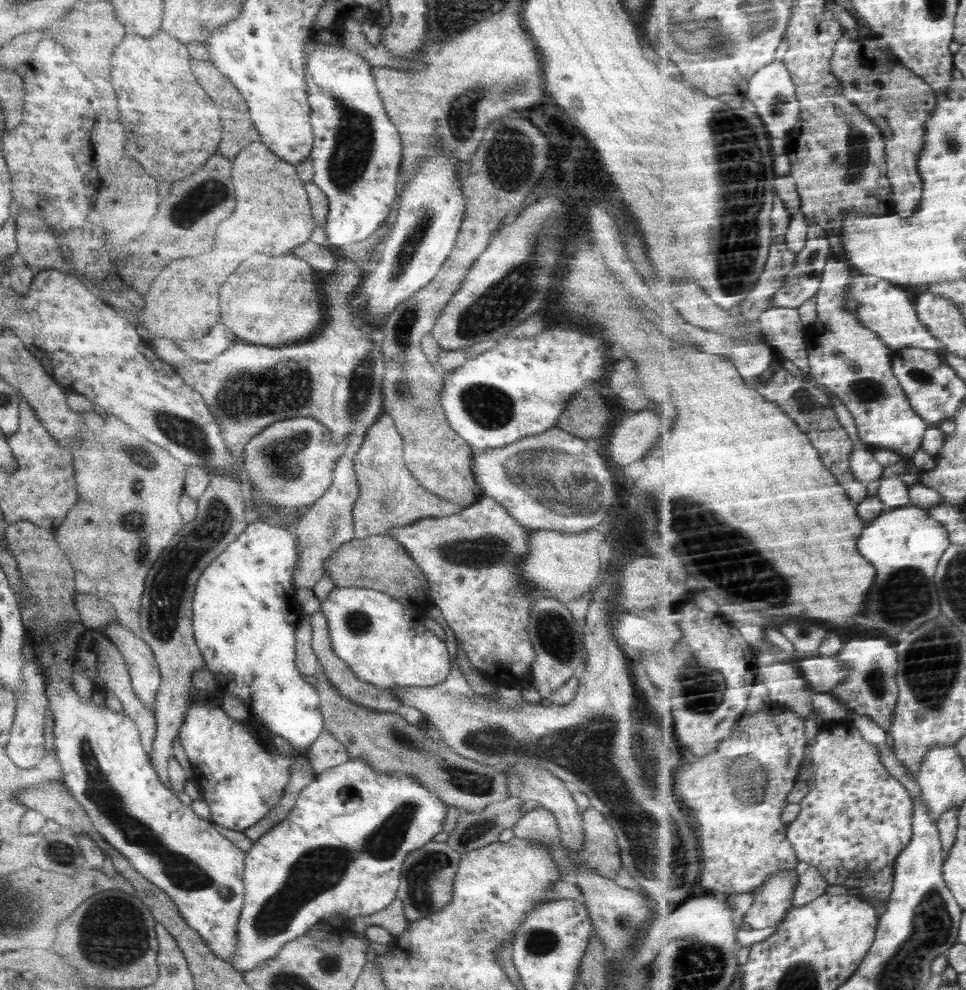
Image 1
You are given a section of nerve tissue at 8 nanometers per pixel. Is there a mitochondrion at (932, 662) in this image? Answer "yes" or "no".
yes

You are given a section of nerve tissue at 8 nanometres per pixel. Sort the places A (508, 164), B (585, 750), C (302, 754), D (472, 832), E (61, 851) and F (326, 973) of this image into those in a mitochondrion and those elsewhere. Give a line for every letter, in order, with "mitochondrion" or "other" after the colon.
A: mitochondrion
B: mitochondrion
C: other
D: mitochondrion
E: mitochondrion
F: mitochondrion

